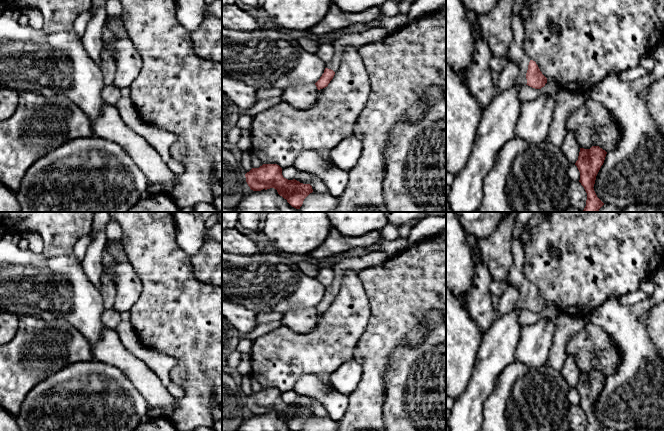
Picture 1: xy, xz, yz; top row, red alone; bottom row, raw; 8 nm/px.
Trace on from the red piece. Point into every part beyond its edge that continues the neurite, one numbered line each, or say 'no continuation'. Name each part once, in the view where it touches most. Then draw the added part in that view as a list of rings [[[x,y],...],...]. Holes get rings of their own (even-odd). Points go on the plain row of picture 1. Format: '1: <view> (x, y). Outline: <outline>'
1: yz (516, 277). Outline: [[[527,224],[520,235],[512,239],[511,252],[513,256],[513,264],[509,272],[509,276],[506,282],[507,286],[515,286],[519,291],[519,297],[516,301],[516,307],[518,309],[526,309],[526,297],[528,294],[528,289],[530,282],[526,279],[523,273],[524,266],[524,250],[521,243],[521,235],[526,231]]]

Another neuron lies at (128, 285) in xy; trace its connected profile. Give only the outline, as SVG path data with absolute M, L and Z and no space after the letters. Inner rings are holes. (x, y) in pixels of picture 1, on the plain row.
M109 242L108 251L114 257L114 267L108 271L116 286L114 308L122 313L130 311L142 292L142 283L128 261L122 242Z

